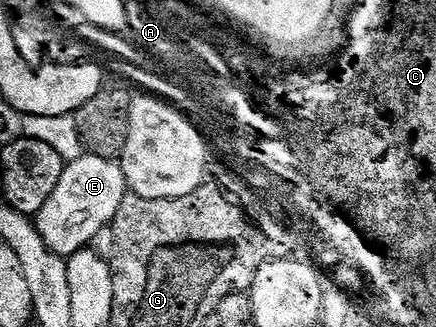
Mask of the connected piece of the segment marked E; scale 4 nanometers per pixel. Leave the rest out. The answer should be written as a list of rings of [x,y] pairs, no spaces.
[[[83,153],[78,159],[69,160],[60,177],[60,185],[56,185],[56,190],[52,192],[52,197],[44,201],[44,209],[36,216],[36,226],[40,237],[48,245],[50,251],[56,252],[57,255],[69,257],[76,254],[77,251],[89,248],[90,243],[102,230],[109,228],[116,217],[116,209],[120,209],[120,201],[128,193],[126,178],[122,172],[121,162],[106,159],[105,154],[91,155]]]

